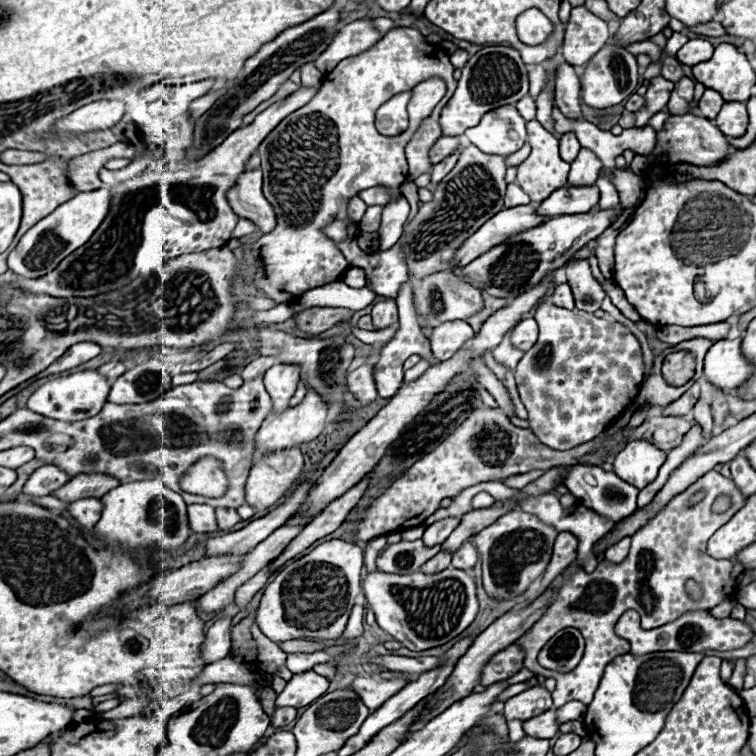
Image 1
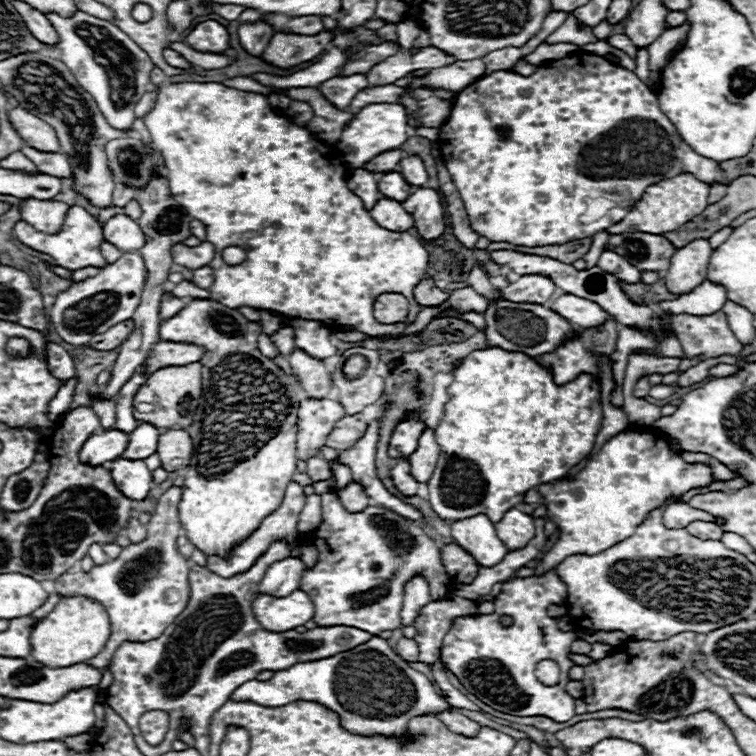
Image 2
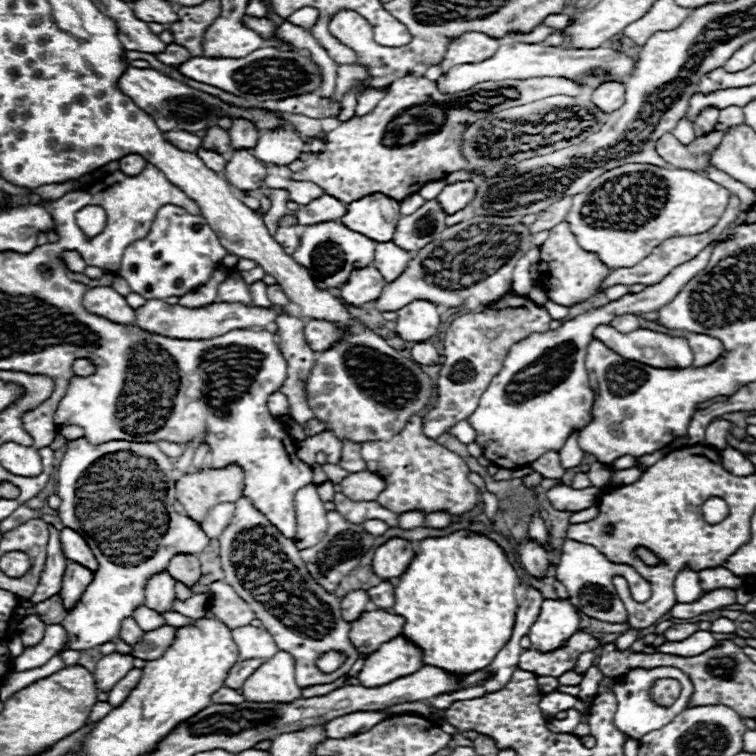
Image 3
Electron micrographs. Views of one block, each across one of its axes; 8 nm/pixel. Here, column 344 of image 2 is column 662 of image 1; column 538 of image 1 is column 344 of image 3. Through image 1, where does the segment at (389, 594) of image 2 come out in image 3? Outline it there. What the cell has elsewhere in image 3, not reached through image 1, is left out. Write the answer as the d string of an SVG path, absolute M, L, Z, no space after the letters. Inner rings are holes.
M240 498L236 500L236 510L234 516L230 520L230 524L226 526L226 530L218 536L220 542L220 564L224 570L224 578L226 582L234 588L234 592L248 602L248 606L254 610L256 618L262 622L262 626L272 634L272 638L276 640L280 650L286 650L290 654L294 654L294 664L296 664L296 682L300 688L308 688L314 684L330 684L336 682L338 678L342 678L344 674L348 674L348 670L352 668L352 664L358 660L358 650L354 648L354 644L350 642L350 622L346 622L342 618L342 608L340 608L340 598L336 594L326 592L308 572L304 560L300 558L300 552L296 548L296 544L282 536L274 524L270 524L270 520L258 510L254 508L254 504L248 498ZM328 650L342 650L348 654L348 662L344 666L340 666L334 674L322 674L316 668L316 660L320 654L328 652Z

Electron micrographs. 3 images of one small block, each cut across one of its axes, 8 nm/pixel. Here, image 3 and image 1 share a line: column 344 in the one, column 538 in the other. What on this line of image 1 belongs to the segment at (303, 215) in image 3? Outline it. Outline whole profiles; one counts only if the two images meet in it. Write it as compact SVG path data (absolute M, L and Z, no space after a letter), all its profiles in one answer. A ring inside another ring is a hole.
M562 186L538 204L536 212L542 216L558 214L584 214L598 206L600 190L596 186Z

